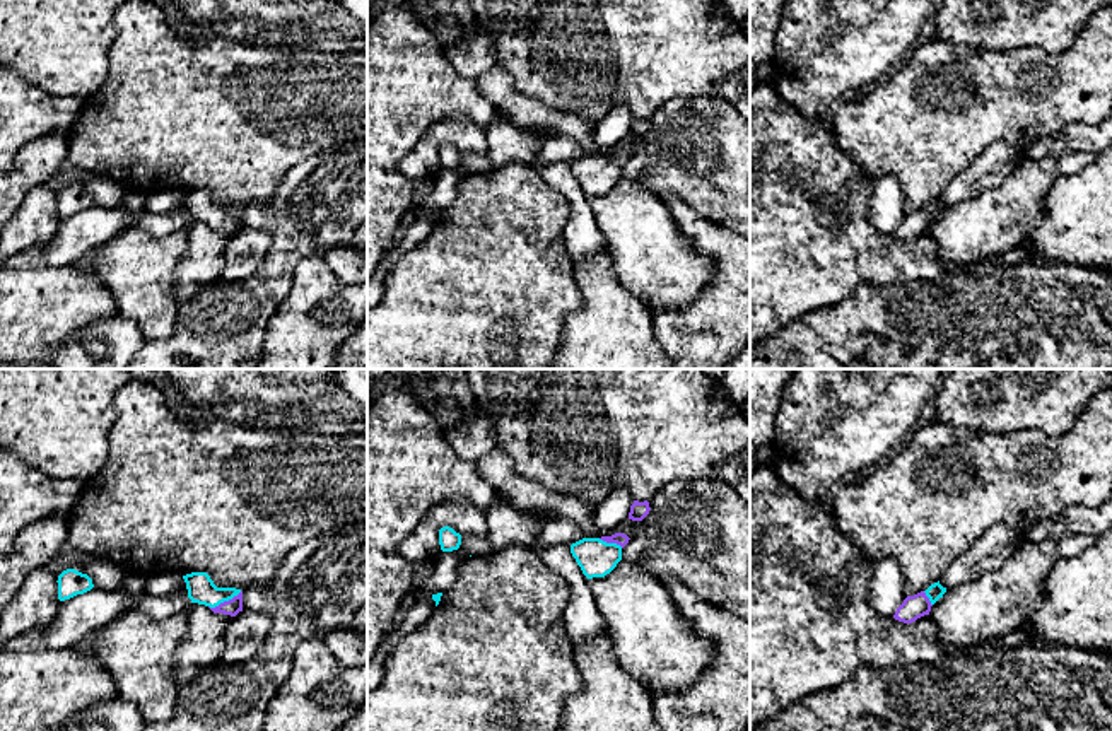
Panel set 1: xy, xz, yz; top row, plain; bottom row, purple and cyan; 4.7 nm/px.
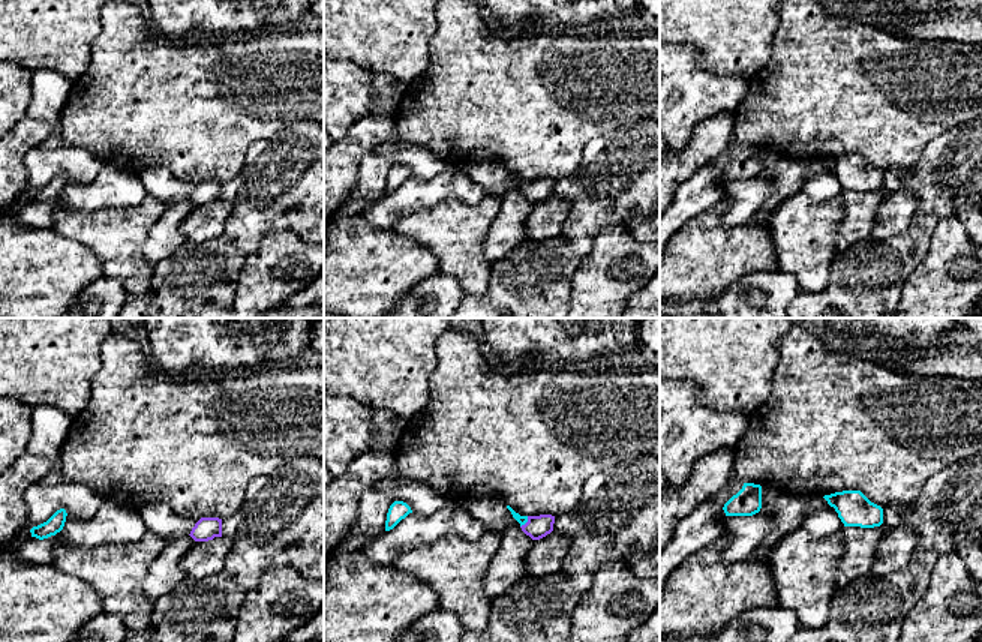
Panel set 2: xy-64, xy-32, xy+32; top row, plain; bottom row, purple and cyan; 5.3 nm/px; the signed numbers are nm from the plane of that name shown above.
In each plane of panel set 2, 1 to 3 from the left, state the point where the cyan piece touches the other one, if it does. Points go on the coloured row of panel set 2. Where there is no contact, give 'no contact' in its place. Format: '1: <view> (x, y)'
1: no contact
2: xy-32 (526, 522)
3: no contact

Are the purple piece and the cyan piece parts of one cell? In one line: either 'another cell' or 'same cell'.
same cell

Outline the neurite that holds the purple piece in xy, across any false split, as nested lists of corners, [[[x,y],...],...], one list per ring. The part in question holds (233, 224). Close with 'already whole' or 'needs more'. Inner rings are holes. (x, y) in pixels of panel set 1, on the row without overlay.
[[[207,190],[183,193],[191,220],[205,222],[214,231],[236,234],[243,229],[243,208],[236,205],[217,205]]]; needs more

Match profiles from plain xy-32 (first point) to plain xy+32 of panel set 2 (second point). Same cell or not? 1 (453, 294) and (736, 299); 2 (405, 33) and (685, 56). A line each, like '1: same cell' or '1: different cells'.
1: same cell
2: different cells

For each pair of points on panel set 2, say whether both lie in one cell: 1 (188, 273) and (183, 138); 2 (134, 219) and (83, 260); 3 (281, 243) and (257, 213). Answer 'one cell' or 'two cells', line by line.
1: two cells
2: two cells
3: two cells

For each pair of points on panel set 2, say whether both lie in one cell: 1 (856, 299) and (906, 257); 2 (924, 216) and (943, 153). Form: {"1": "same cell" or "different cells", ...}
{"1": "same cell", "2": "same cell"}

